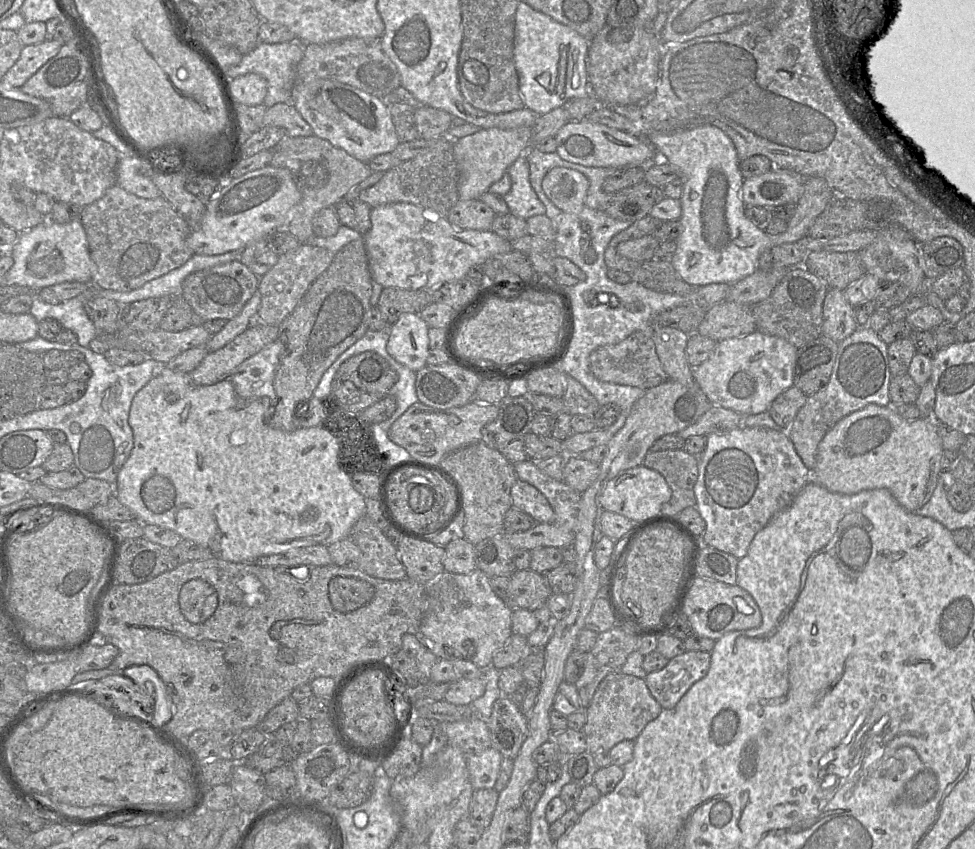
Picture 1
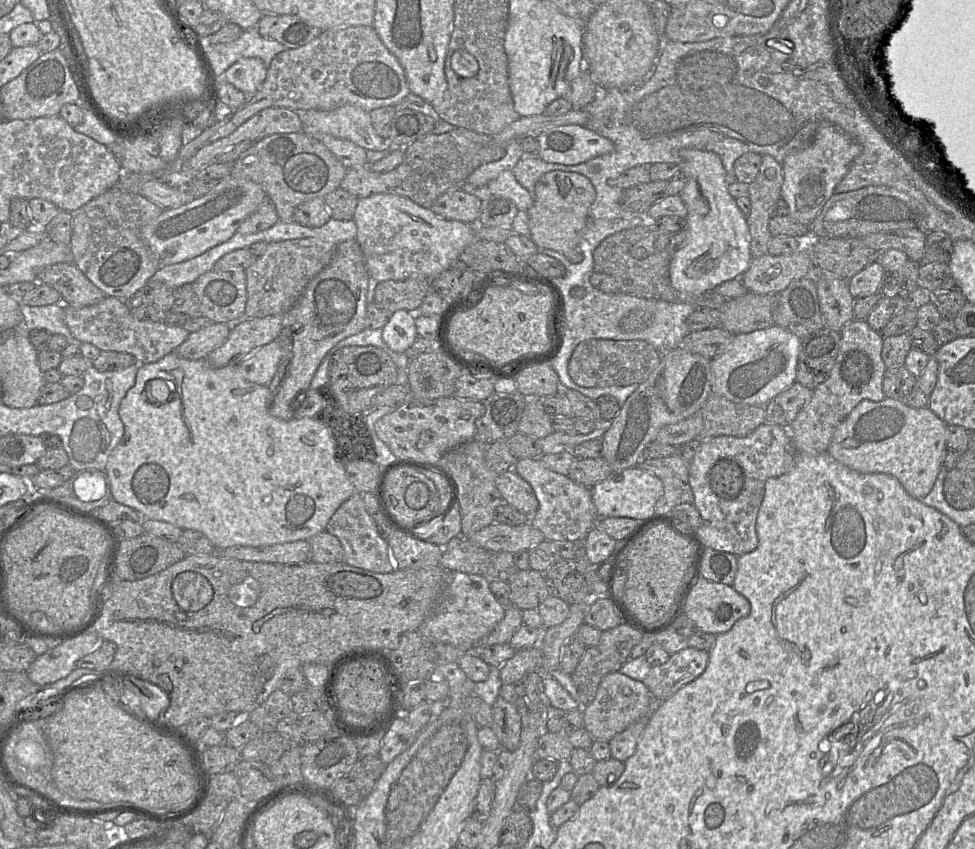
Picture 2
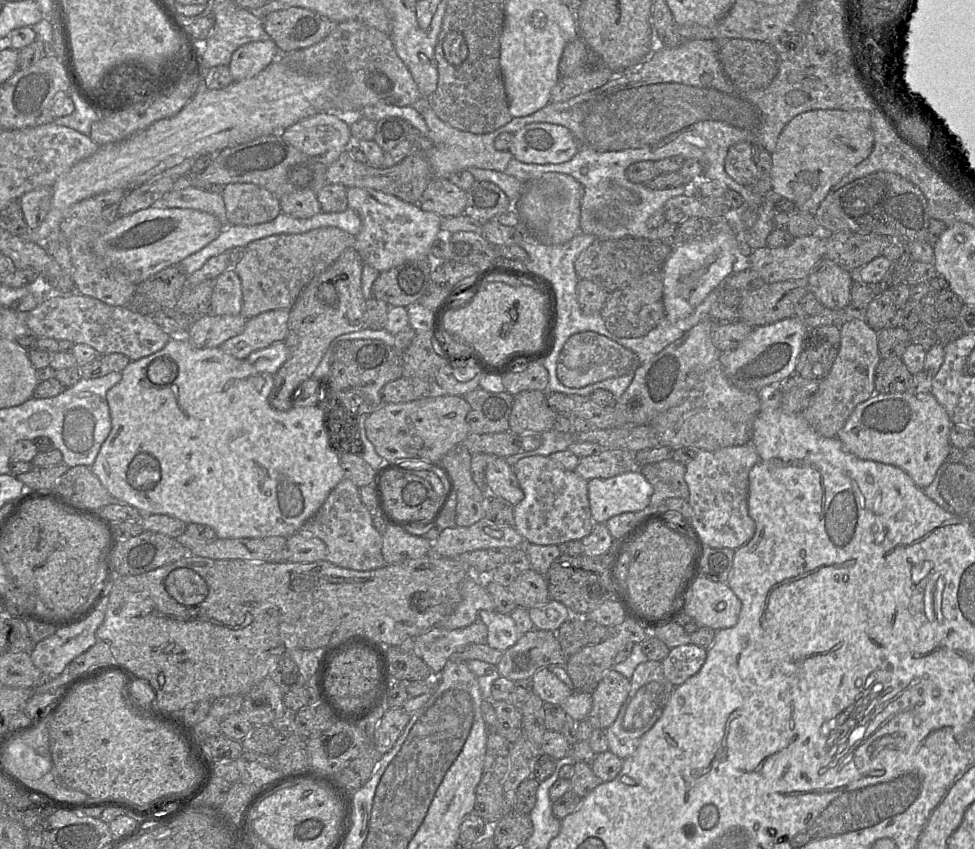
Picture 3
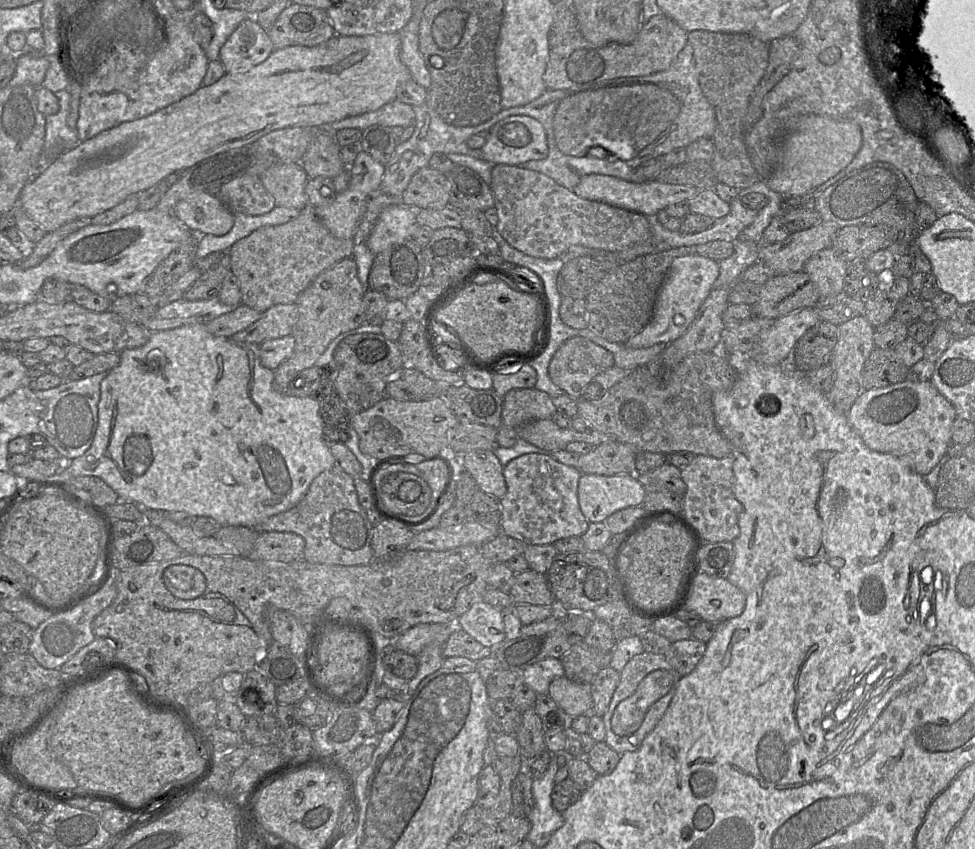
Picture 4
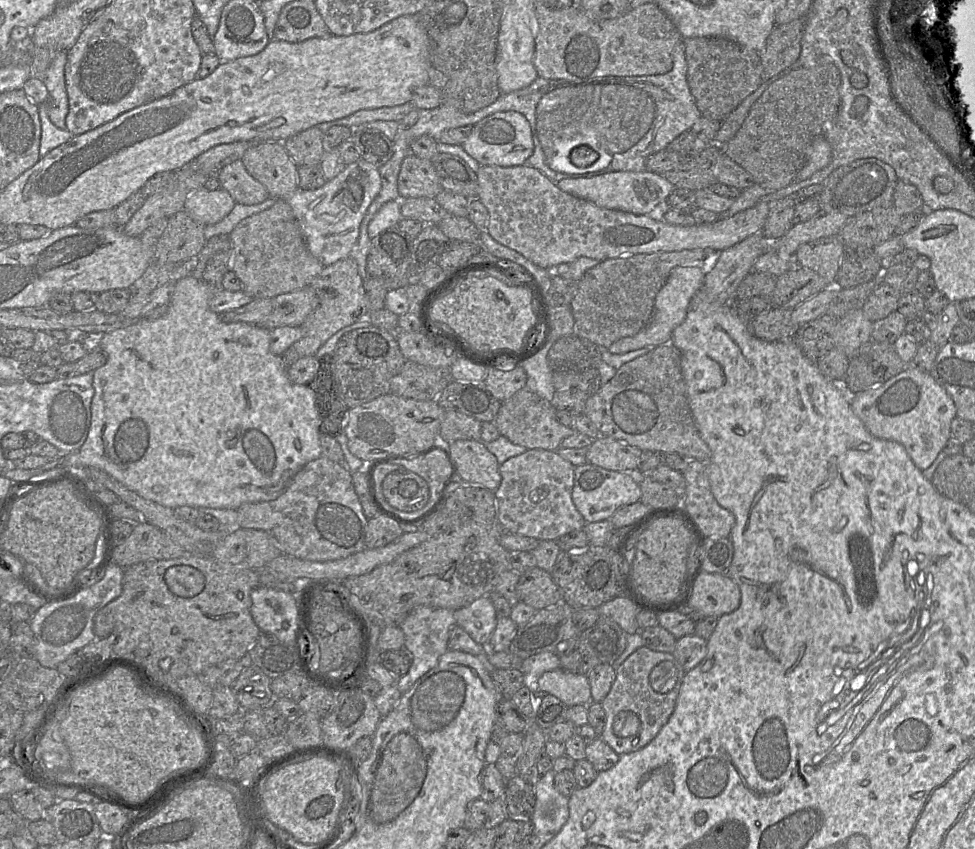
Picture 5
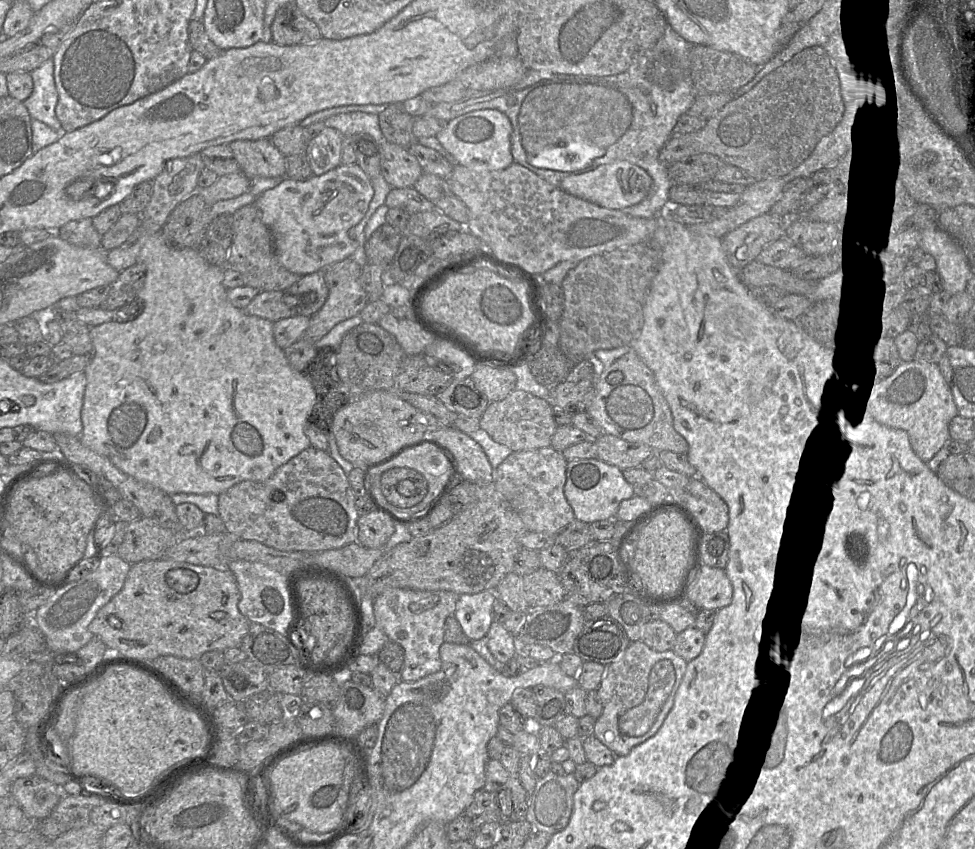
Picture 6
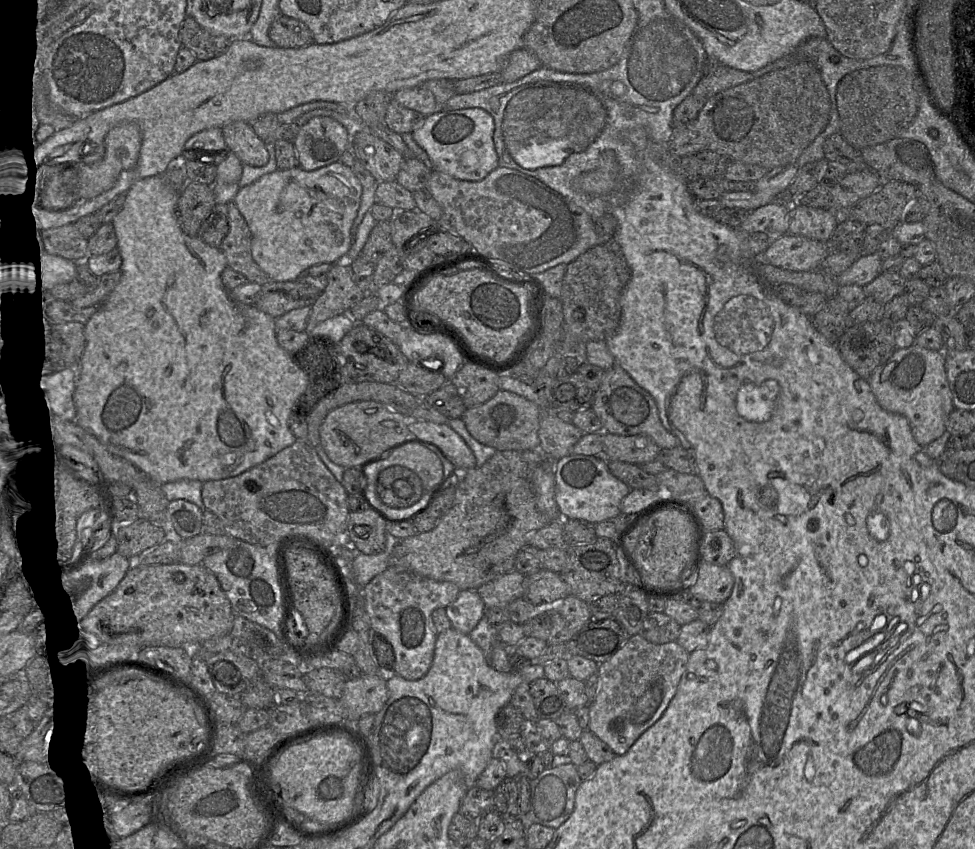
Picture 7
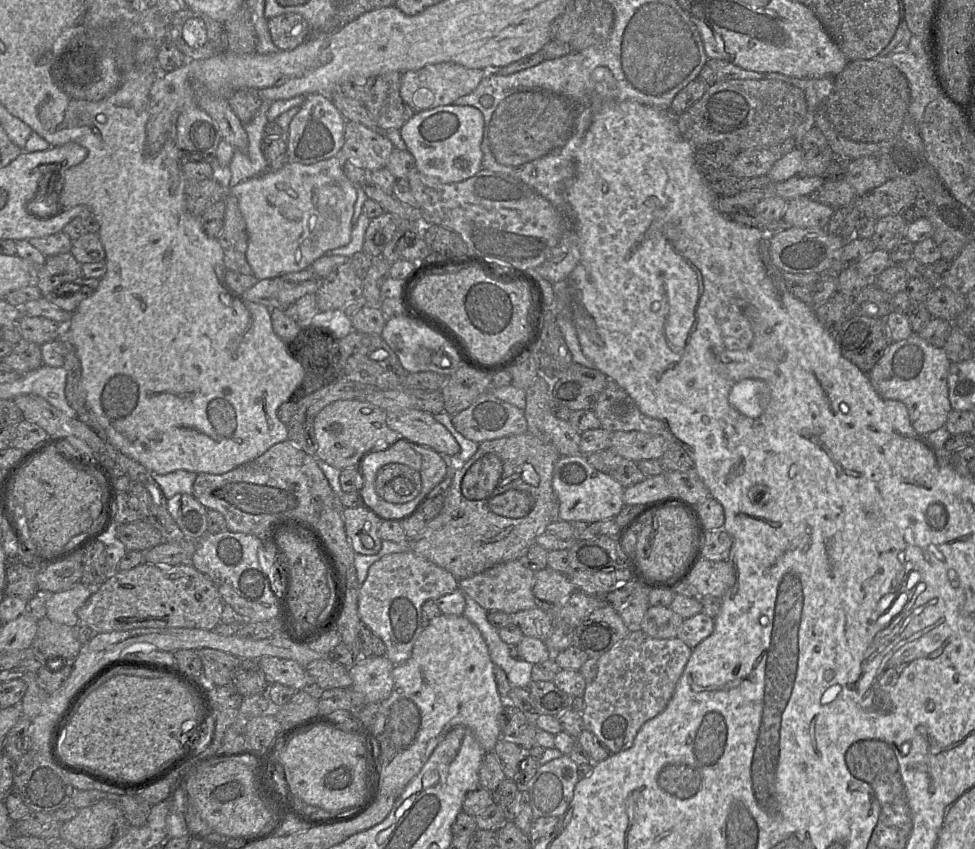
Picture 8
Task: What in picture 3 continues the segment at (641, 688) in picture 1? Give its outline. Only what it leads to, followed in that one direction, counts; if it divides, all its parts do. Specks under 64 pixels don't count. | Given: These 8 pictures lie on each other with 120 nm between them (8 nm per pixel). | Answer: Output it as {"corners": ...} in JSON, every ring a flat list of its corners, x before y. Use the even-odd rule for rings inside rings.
{"corners":[[615,670,607,671,592,693,592,708,587,720,594,729,606,730,615,721,630,691,630,680]]}

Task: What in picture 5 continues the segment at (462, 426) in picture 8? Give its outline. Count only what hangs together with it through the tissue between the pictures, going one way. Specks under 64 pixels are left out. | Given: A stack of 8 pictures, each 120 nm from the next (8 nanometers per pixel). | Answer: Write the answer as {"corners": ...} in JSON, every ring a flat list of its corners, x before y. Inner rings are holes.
{"corners":[[511,397,507,401,501,401,499,411,492,421,501,436,506,437,510,442,523,446,527,449,544,449,557,451,561,442,568,436,576,433,573,427,566,427,555,418,556,409,549,401,540,399,532,405,519,404]]}

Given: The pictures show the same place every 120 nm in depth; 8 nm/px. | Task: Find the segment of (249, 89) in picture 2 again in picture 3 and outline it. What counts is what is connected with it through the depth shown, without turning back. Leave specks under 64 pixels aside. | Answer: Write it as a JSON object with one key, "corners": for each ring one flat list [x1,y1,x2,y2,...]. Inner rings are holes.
{"corners":[[271,39,251,42,233,52,228,69,234,81,249,79,263,71,279,56,280,53]]}

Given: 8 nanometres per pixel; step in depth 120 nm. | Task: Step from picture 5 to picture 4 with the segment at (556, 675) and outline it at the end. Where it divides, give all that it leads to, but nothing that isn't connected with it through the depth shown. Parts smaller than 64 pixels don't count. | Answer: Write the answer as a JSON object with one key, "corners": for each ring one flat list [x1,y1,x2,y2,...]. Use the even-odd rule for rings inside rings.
{"corners":[[564,675,550,683,548,695,568,718,588,715,592,711,590,684,573,682]]}

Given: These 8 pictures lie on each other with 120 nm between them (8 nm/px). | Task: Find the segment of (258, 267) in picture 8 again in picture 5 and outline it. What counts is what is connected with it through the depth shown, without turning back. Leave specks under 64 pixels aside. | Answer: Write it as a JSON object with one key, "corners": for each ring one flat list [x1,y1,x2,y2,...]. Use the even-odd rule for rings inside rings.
{"corners":[[360,158,356,162,346,165,341,173,328,180,322,187,315,190,304,190,298,187,283,200,291,206,310,253,324,266,328,266,351,255,358,240,360,224,380,190,379,168]]}

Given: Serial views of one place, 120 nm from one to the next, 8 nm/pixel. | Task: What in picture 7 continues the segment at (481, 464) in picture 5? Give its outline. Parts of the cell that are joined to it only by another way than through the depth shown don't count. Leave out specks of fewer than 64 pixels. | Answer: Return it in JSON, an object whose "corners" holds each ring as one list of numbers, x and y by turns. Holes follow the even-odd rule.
{"corners":[[411,419,409,430,419,439,434,444,460,471,476,467,472,450,448,424]]}

